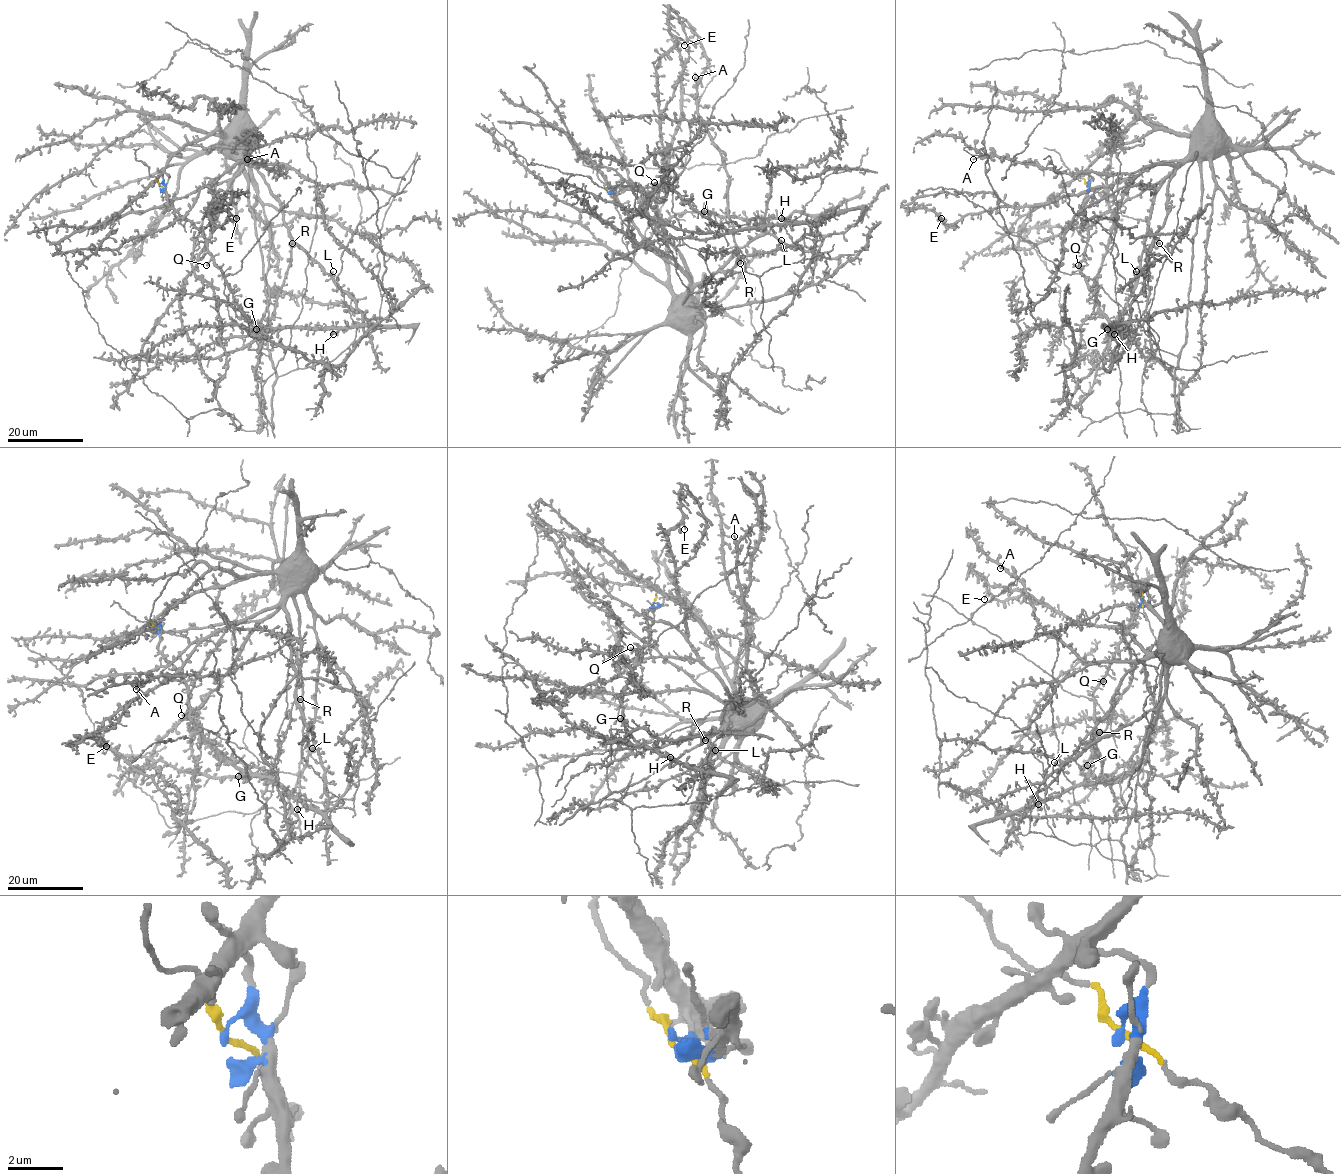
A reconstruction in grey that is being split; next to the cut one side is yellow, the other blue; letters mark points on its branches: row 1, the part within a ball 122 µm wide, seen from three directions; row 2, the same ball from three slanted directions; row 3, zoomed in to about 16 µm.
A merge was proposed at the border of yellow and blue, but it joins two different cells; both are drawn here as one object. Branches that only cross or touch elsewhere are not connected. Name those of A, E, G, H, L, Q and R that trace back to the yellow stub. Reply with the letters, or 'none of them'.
A, E, L, R

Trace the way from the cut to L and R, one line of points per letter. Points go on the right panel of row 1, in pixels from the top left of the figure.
L: (1087, 185), (1079, 177), (1118, 145), (1158, 130), (1191, 139), (1168, 184), (1165, 222), (1148, 269), (1136, 271)
R: (1087, 185), (1079, 177), (1118, 145), (1158, 130), (1188, 136), (1189, 153), (1168, 183), (1160, 244)

